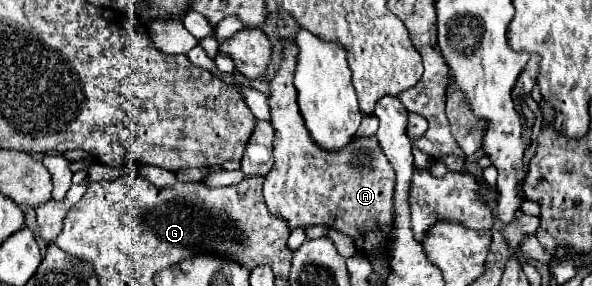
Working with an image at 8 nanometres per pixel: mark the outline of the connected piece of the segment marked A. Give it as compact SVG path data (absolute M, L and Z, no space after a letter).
M284 45L284 63L278 75L272 79L272 95L268 99L272 109L272 127L276 131L274 137L274 167L266 175L264 183L264 199L270 207L272 215L280 215L288 221L288 227L310 227L310 225L326 225L336 229L354 239L356 249L362 255L380 255L388 257L392 231L394 231L394 185L396 185L396 171L388 157L384 155L382 147L378 145L376 135L372 137L354 137L348 145L340 151L326 151L308 133L308 127L298 111L296 89L294 89L294 59L296 59L296 45Z

